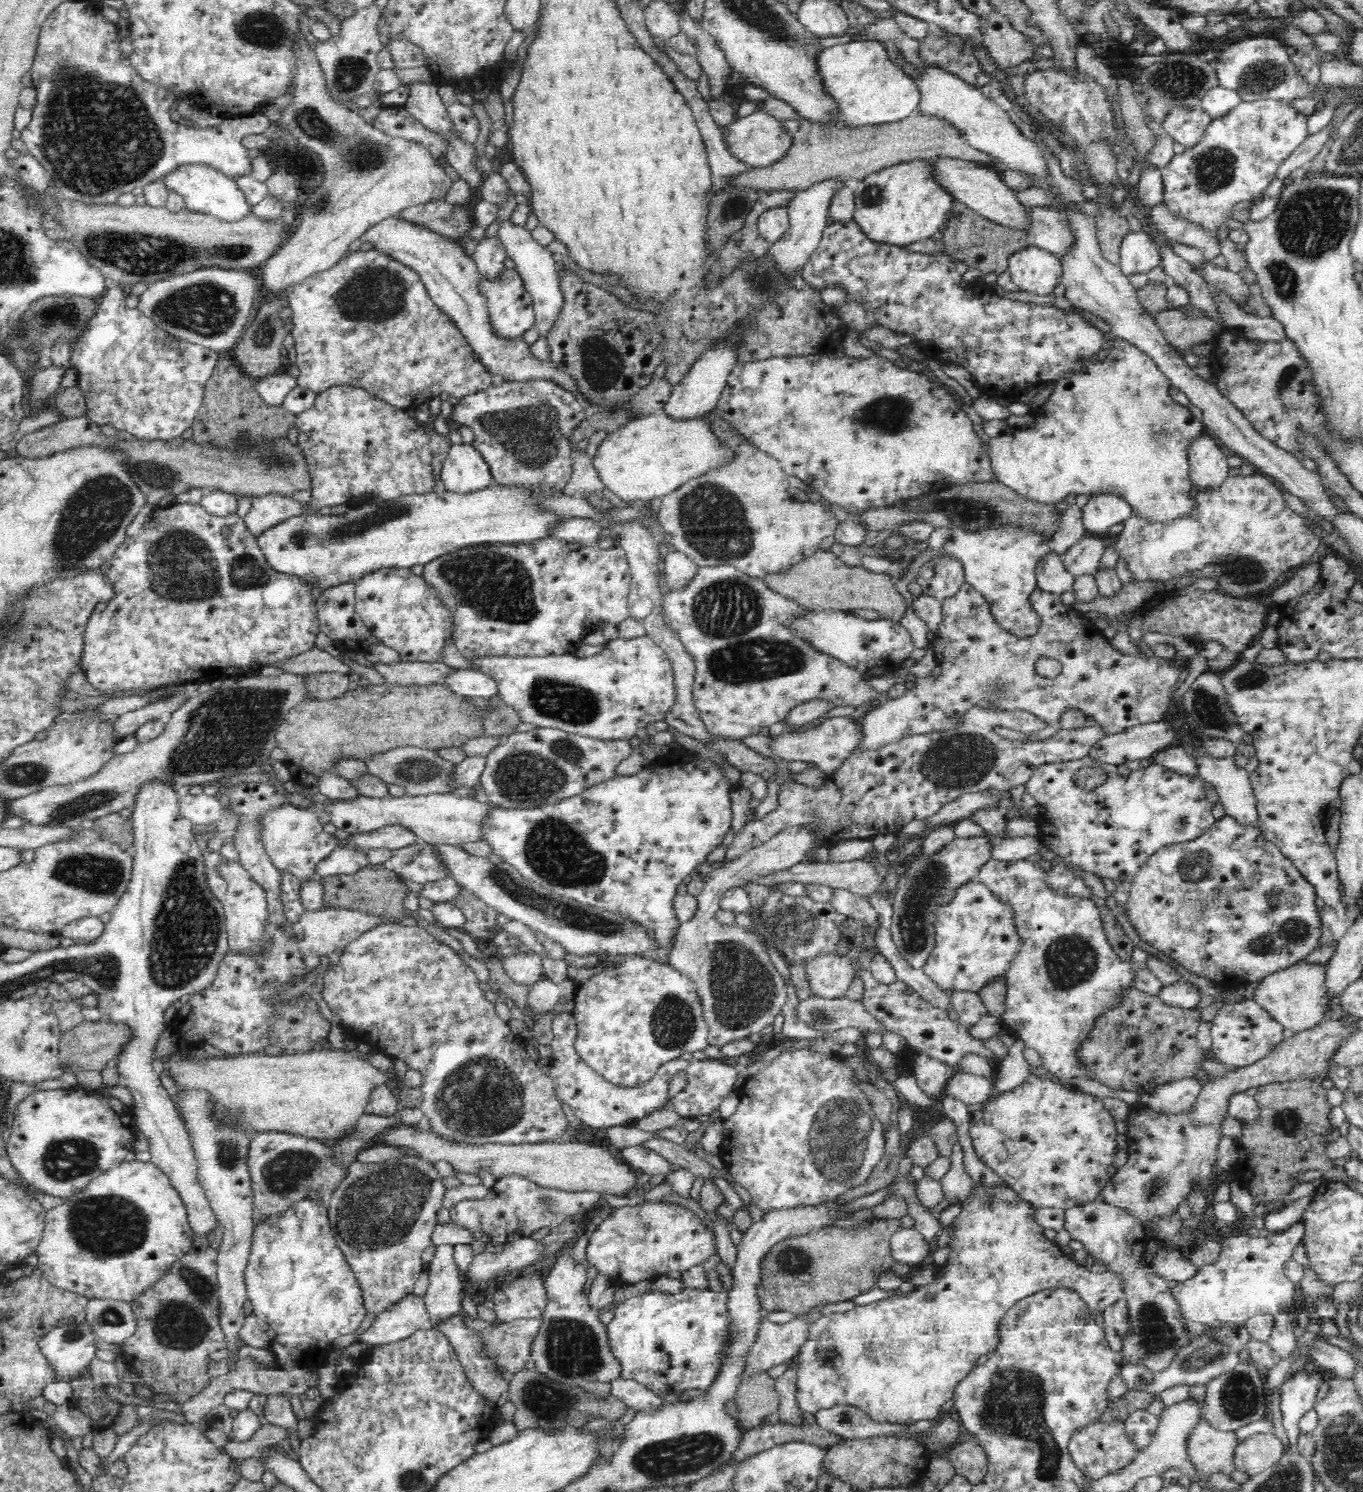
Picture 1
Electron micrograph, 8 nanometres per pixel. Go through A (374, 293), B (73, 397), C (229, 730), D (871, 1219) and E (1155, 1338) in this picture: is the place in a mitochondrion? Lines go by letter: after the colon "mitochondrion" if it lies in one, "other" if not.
A: mitochondrion
B: other
C: mitochondrion
D: other
E: mitochondrion

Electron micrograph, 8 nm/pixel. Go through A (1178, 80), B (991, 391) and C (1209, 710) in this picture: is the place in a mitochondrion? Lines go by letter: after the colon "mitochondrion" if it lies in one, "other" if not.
A: mitochondrion
B: other
C: mitochondrion

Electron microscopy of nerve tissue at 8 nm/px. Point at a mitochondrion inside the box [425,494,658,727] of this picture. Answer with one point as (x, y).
(497, 586)

